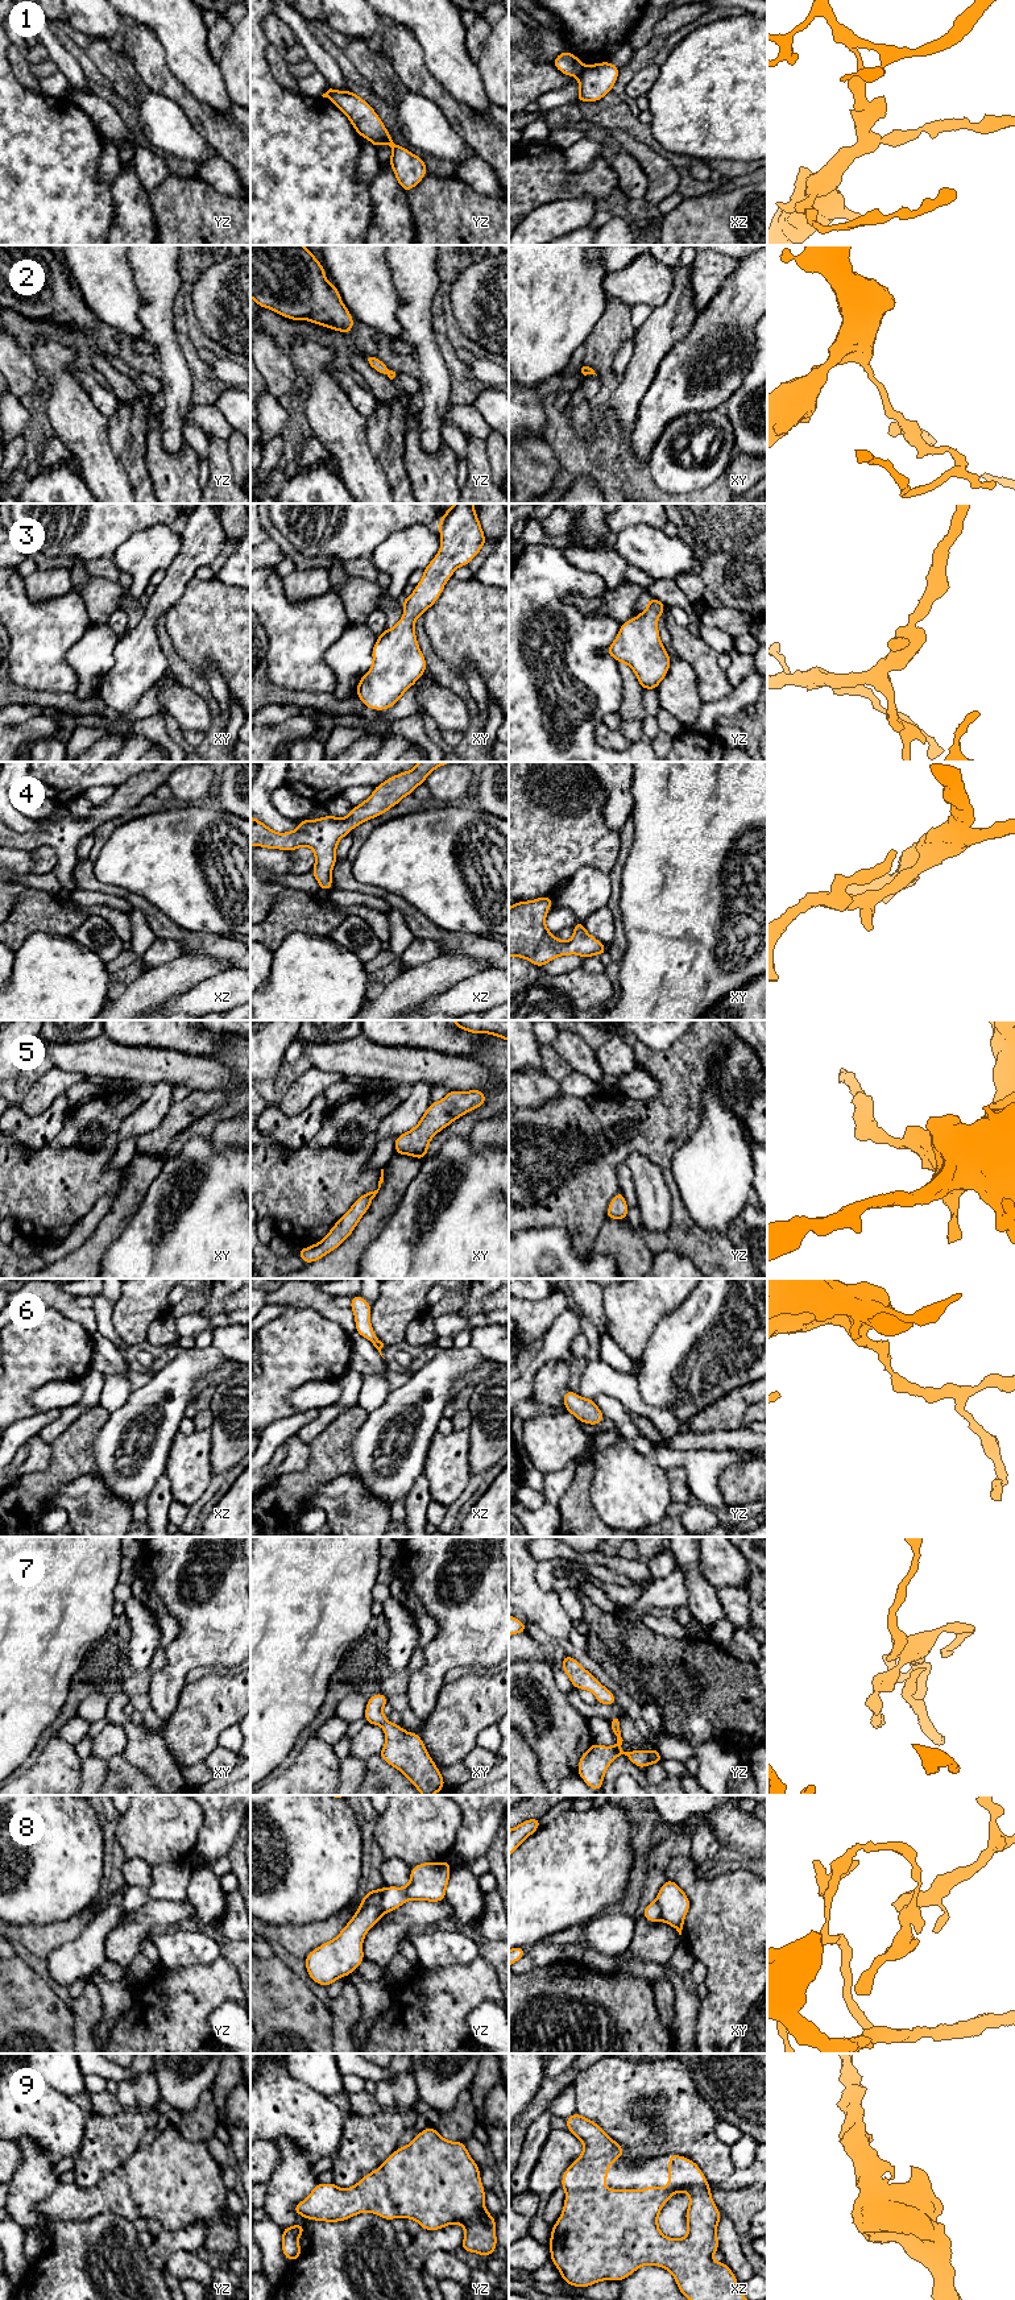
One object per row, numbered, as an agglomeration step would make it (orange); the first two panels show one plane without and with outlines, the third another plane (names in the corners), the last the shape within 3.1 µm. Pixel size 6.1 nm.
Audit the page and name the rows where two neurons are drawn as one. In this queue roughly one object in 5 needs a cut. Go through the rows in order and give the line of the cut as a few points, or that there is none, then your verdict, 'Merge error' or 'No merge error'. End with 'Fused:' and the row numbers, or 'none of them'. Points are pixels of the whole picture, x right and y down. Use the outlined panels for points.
1: Split along xz (585, 67), (579, 75). Merge error
2: No split. No merge error
3: No split. No merge error
4: No split. No merge error
5: No split. No merge error
6: No split. No merge error
7: No split. No merge error
8: Split along yz (384, 1889), (382, 1898), (377, 1905), (360, 1906). Merge error
9: No split. No merge error
Fused: 1, 8

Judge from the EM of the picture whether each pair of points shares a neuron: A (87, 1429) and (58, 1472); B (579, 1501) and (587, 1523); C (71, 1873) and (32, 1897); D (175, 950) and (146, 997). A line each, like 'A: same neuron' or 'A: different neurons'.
A: same neuron
B: same neuron
C: same neuron
D: different neurons

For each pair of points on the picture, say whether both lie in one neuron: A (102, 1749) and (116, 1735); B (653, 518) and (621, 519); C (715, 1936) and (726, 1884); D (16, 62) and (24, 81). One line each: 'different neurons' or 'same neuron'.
A: same neuron
B: same neuron
C: same neuron
D: same neuron

